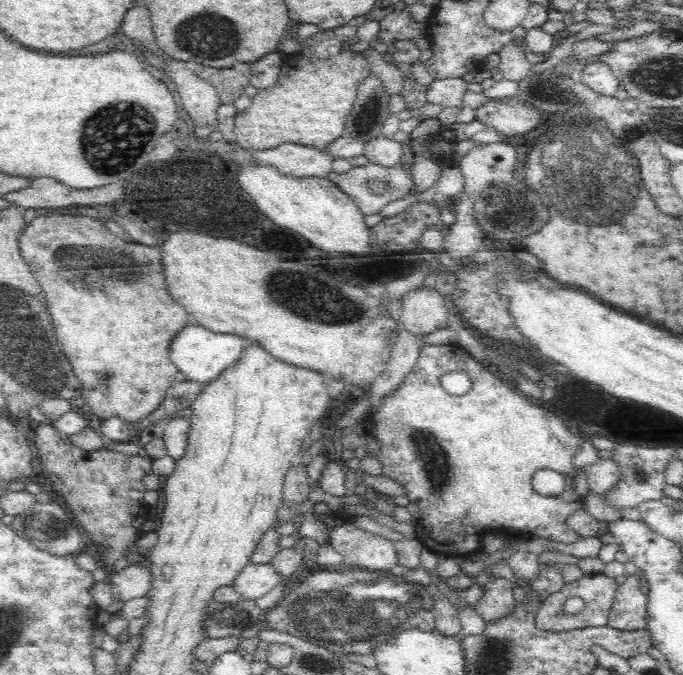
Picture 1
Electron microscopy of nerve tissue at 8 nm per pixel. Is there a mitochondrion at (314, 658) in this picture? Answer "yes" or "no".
yes

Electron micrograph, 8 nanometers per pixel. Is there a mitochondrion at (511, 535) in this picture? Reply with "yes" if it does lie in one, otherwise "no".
no

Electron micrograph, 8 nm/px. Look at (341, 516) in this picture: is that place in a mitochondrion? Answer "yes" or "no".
no

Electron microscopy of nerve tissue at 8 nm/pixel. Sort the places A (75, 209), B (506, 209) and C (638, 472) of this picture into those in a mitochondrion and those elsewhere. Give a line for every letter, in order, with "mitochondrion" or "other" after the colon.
A: other
B: mitochondrion
C: mitochondrion

